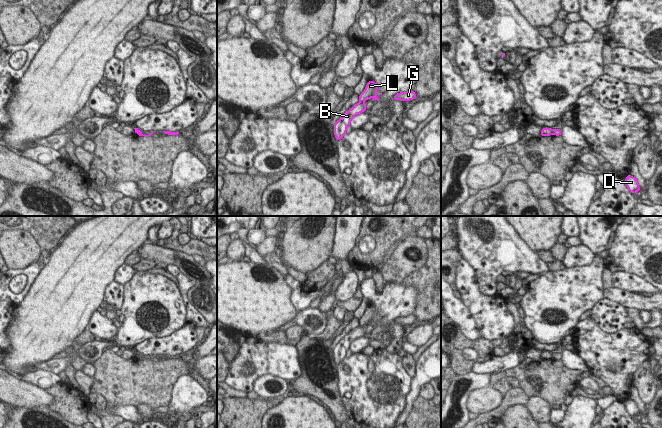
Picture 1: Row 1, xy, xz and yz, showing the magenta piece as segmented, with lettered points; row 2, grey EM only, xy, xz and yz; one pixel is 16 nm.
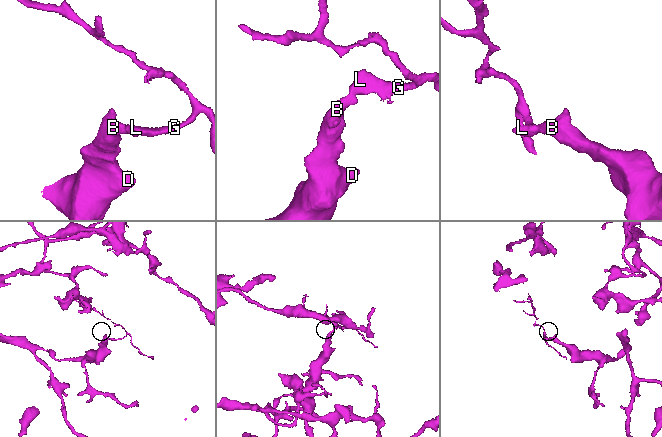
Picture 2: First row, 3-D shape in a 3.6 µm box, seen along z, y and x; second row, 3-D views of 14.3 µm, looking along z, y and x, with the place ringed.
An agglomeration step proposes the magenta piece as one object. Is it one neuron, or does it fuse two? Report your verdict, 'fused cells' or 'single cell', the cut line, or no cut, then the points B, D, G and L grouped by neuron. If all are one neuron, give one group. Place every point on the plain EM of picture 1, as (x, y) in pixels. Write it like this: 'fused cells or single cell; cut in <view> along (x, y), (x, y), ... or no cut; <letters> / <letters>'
fused cells; cut in yz along (550, 353), (552, 357); B D / G L

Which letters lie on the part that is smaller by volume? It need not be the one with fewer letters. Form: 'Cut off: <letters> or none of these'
Cut off: G, L

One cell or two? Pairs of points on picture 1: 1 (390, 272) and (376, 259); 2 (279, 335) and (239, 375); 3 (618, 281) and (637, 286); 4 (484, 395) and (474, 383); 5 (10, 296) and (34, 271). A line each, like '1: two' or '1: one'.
1: two
2: two
3: one
4: two
5: one

